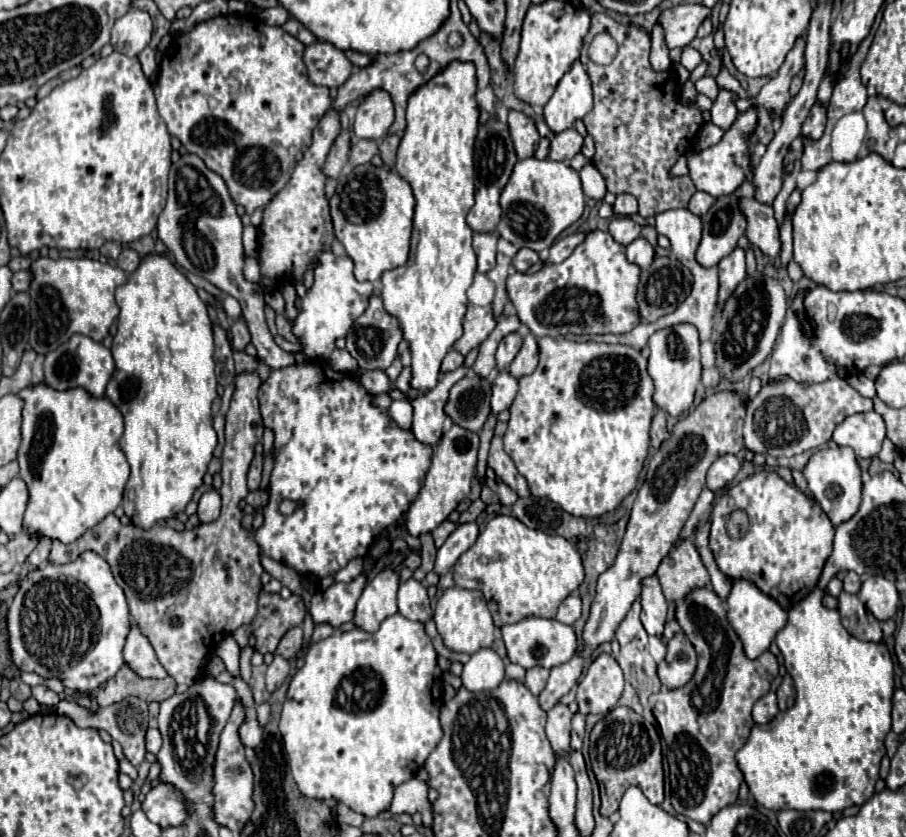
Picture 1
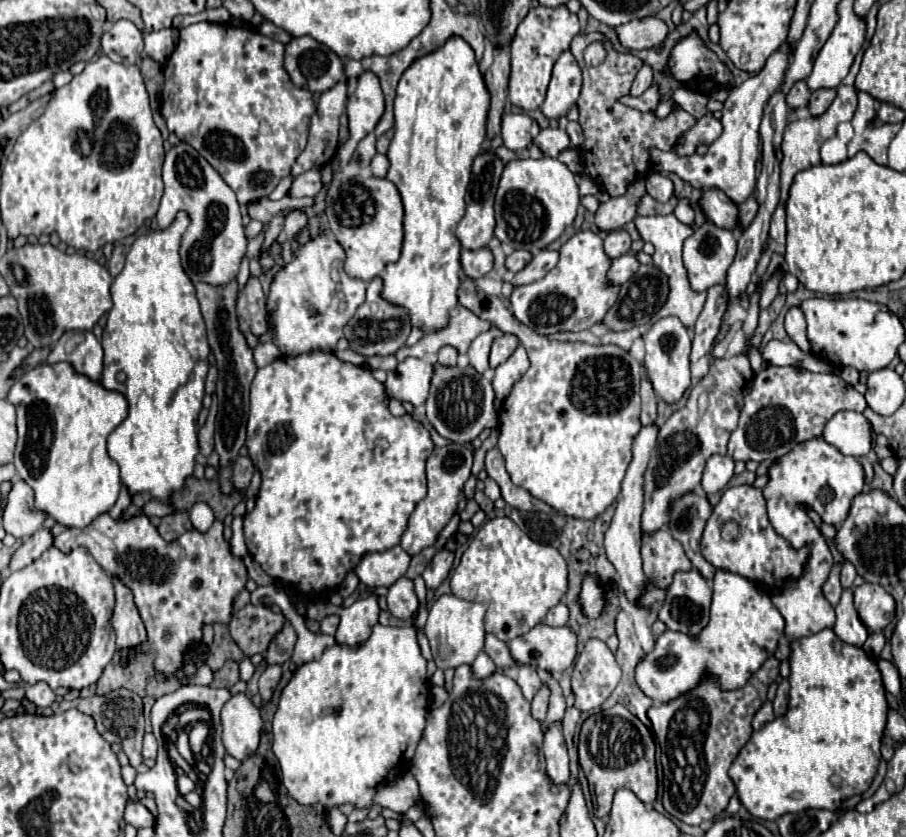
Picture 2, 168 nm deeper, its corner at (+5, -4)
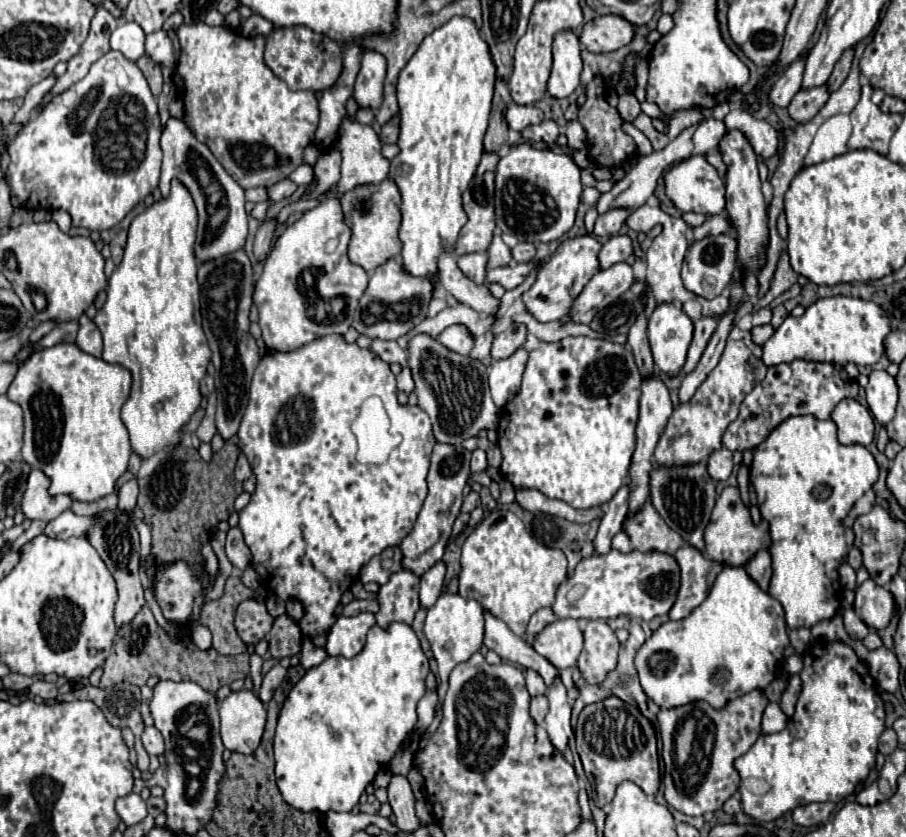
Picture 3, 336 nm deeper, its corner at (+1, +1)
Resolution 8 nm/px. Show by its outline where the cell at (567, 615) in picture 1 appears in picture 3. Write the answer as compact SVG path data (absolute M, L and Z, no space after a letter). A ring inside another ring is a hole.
M545 607L545 609L539 609L533 617L531 617L531 621L529 621L529 625L527 625L527 643L533 643L533 639L549 625L549 623L553 623L557 617L555 617L555 613L553 613L553 609L551 607Z

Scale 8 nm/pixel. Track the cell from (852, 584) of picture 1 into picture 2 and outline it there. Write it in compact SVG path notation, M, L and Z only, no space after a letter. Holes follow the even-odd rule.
M845 562L843 568L841 568L841 586L843 586L843 590L851 590L853 588L855 576L857 576L857 572L851 566L851 562Z

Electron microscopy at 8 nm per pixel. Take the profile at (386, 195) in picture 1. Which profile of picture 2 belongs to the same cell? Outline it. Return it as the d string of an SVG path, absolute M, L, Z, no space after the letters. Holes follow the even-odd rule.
M355 176L345 182L339 196L327 206L329 230L343 246L347 260L345 272L351 278L373 280L389 262L397 262L403 246L403 204L397 186L385 178Z

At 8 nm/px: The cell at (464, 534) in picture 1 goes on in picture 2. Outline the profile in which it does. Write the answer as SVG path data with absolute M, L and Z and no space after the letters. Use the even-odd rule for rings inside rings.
M447 548L439 550L439 552L433 556L431 564L429 564L427 570L423 572L423 580L425 580L427 588L433 588L433 590L435 590L435 588L449 576L449 572L451 572L451 568L453 568L453 560L455 560L455 554L453 554L451 550L447 550Z

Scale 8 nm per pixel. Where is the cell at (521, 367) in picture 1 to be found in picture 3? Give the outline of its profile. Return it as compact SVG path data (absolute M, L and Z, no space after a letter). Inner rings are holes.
M521 347L511 357L489 365L489 389L497 407L505 407L515 397L527 365L527 351Z

